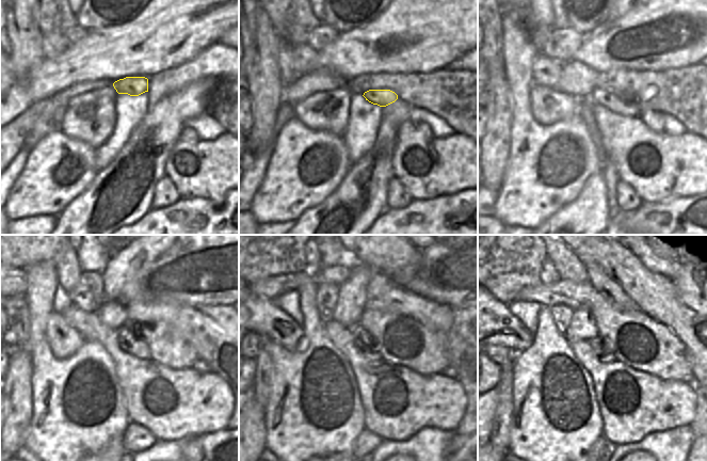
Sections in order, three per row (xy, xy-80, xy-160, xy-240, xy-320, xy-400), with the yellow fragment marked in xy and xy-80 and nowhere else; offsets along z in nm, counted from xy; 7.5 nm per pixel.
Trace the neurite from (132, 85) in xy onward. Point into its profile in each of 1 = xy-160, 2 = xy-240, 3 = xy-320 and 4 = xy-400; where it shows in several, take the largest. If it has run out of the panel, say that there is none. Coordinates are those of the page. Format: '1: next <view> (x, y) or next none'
1: next xy-160 (621, 105)
2: next xy-240 (127, 340)
3: next xy-320 (368, 347)
4: next xy-400 (599, 346)

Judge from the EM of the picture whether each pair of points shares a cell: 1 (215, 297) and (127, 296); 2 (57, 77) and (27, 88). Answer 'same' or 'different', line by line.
1: same
2: same

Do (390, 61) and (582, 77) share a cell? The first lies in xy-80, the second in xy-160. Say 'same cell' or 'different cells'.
different cells

